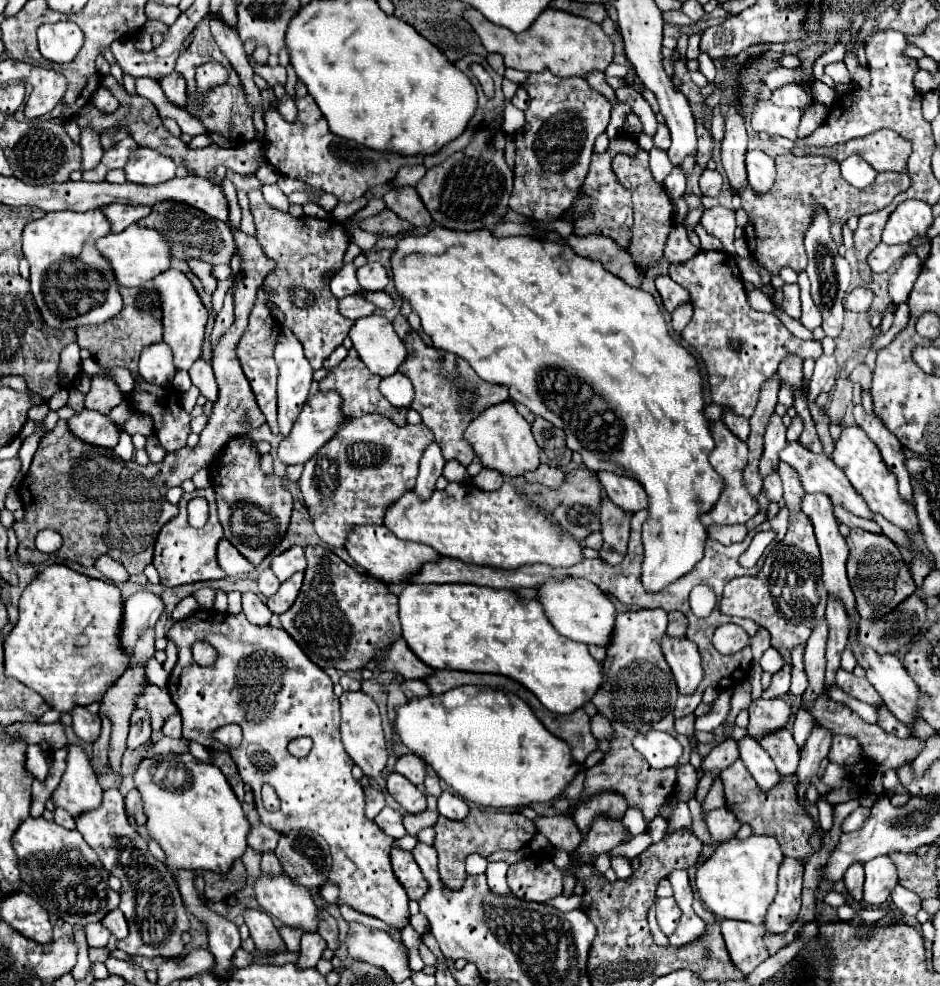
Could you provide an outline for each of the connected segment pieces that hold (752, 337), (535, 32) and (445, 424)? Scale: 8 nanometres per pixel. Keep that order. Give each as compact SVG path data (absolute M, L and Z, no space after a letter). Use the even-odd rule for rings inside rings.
M700 250L686 262L672 262L668 276L692 296L694 316L682 330L682 338L700 352L708 368L712 402L730 408L736 416L752 416L762 382L778 370L780 360L788 352L798 352L804 360L822 354L820 342L800 340L774 314L750 308L734 256L718 250Z
M474 8L466 10L464 18L472 24L484 48L504 58L506 68L514 68L522 72L550 70L554 76L560 76L560 78L574 78L574 76L586 78L594 70L604 72L612 64L612 58L614 58L612 40L610 36L602 32L600 24L594 24L588 18L572 16L560 10L552 10L552 8L544 10L544 14L540 14L536 24L528 32L522 32L522 34L514 34L508 28L492 24Z
M402 316L402 340L406 344L408 358L398 368L398 372L408 376L414 386L414 400L412 400L410 408L422 416L422 422L428 428L432 428L432 432L436 436L436 444L440 446L444 460L458 460L466 468L474 460L474 452L472 452L472 448L466 446L464 430L486 408L510 400L508 388L484 382L464 358L460 358L456 354L448 354L434 346L426 346L422 342L422 338L418 336L418 332L410 328L410 324L404 316ZM440 380L450 380L456 386L456 392L452 396L448 396L448 400L438 400L438 382Z

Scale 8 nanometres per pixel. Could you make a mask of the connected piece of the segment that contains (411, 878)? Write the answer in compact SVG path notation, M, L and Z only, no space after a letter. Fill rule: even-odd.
M394 848L392 856L390 856L390 862L392 862L394 876L404 886L408 898L410 900L420 900L426 892L426 880L422 876L418 864L412 860L412 854Z

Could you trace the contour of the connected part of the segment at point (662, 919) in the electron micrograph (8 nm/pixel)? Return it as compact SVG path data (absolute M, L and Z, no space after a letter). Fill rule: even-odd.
M658 898L656 918L658 918L658 924L666 936L670 936L676 930L676 924L680 920L680 908L676 906L674 898Z

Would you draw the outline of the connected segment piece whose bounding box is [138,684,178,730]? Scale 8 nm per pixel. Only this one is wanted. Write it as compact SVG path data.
M148 684L146 694L140 696L138 706L144 708L144 710L148 710L148 714L150 714L150 726L154 730L162 730L164 722L178 712L178 708L172 704L172 698L170 698L168 690L166 688L164 690L154 688L152 684Z

